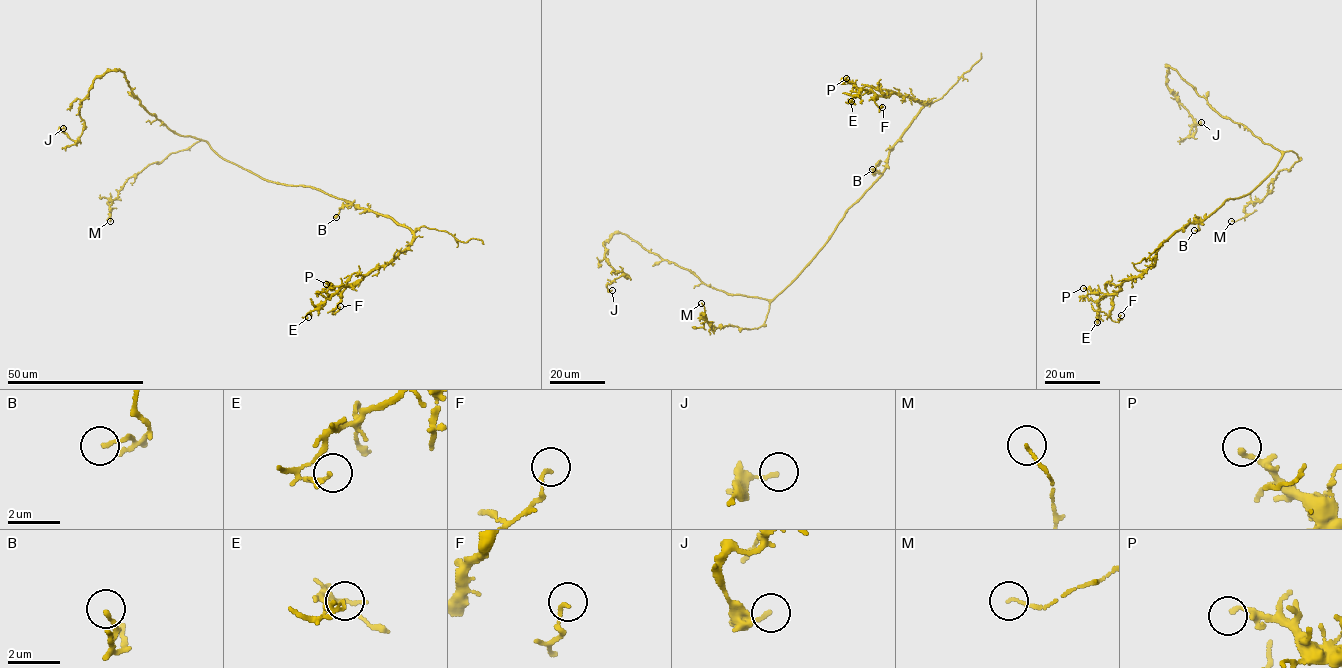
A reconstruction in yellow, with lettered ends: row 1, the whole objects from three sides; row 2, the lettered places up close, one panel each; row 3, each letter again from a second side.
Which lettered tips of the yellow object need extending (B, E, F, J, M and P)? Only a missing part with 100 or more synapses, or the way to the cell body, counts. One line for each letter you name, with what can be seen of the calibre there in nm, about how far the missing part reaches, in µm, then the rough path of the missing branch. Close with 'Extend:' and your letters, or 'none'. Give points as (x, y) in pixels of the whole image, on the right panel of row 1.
Extend: none

